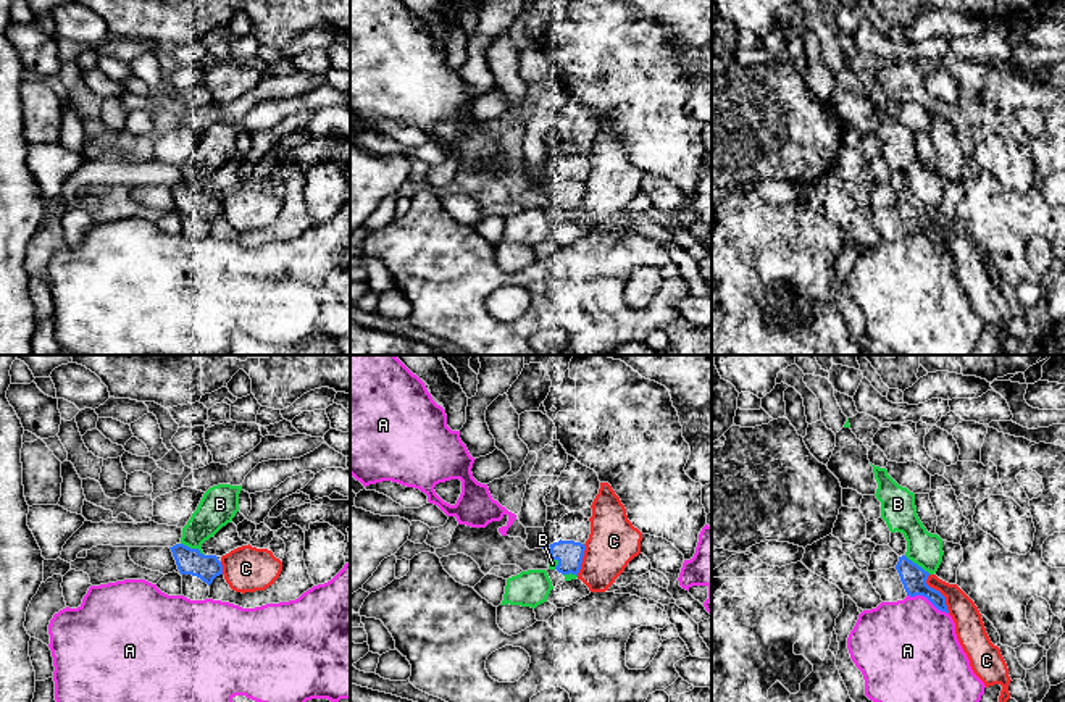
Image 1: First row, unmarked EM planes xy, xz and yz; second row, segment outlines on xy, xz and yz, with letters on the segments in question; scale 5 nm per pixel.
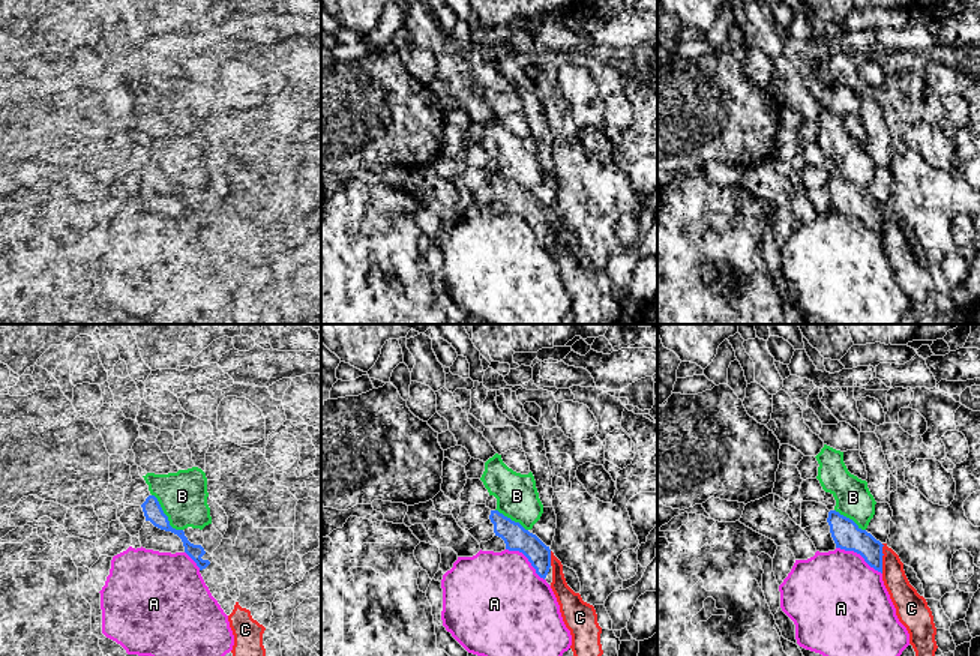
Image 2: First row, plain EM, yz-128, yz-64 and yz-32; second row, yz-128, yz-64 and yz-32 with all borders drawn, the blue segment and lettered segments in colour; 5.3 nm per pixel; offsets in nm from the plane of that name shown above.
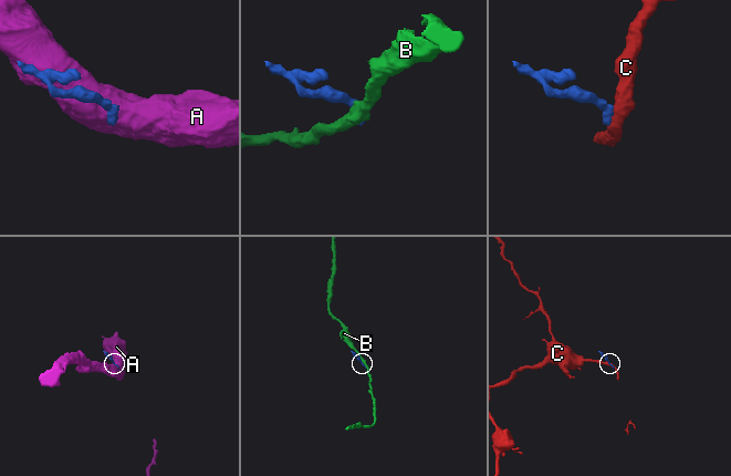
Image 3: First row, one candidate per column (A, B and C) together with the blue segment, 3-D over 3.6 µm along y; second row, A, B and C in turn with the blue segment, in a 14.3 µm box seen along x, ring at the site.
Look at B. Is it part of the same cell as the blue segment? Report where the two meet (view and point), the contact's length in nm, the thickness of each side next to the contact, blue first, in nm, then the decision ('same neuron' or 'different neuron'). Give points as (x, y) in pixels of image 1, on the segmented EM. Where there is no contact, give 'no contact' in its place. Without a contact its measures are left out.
contact xy (192, 549); length 140 nm; calibres 130 and 180 nm; same neuron

